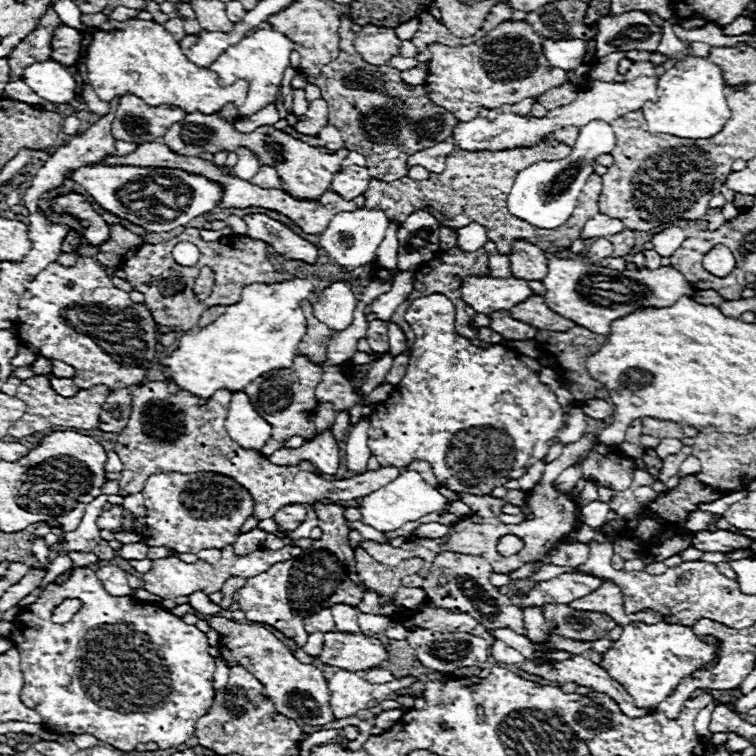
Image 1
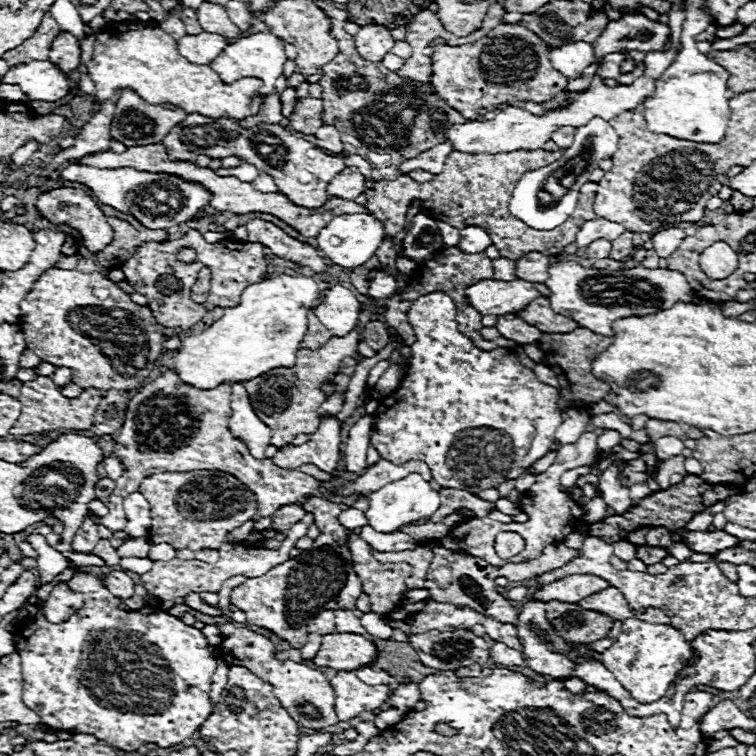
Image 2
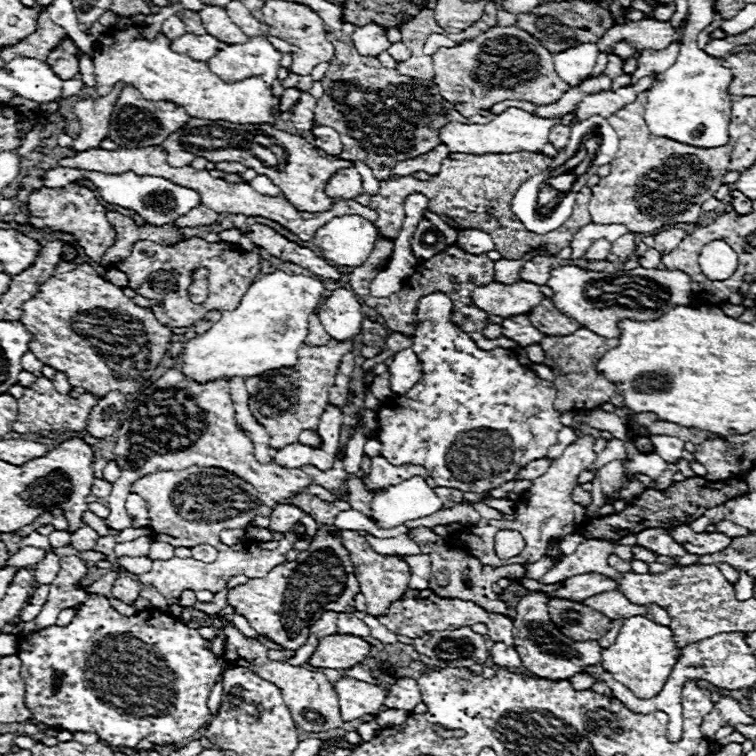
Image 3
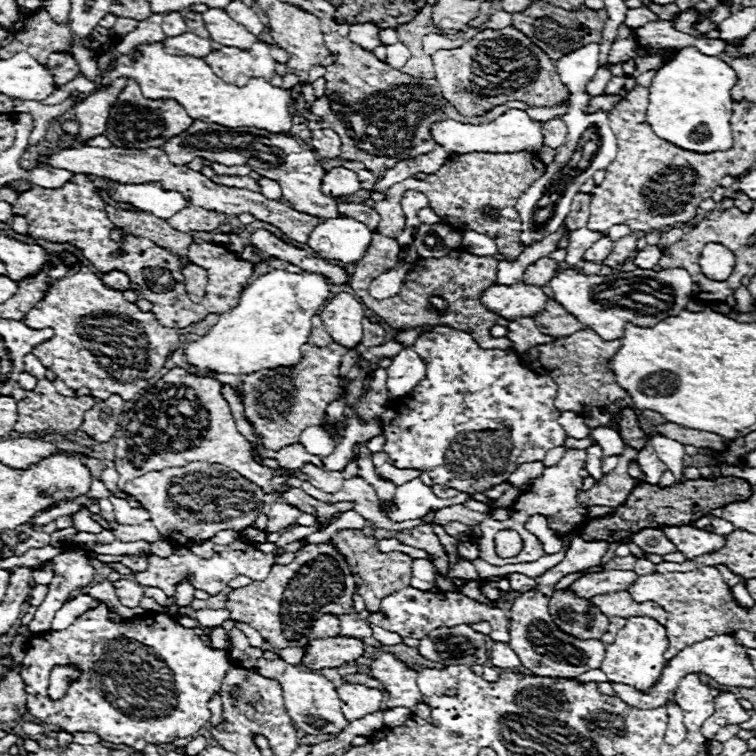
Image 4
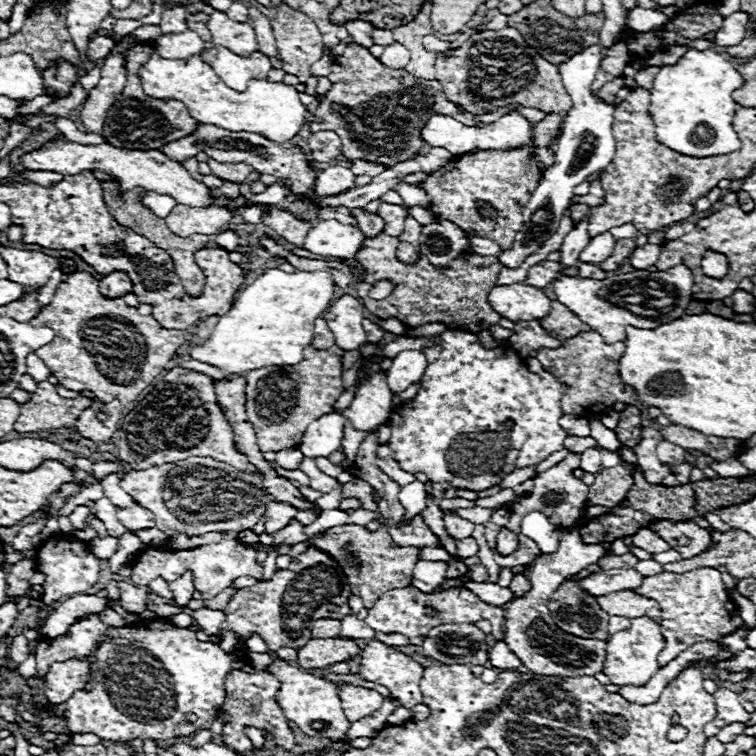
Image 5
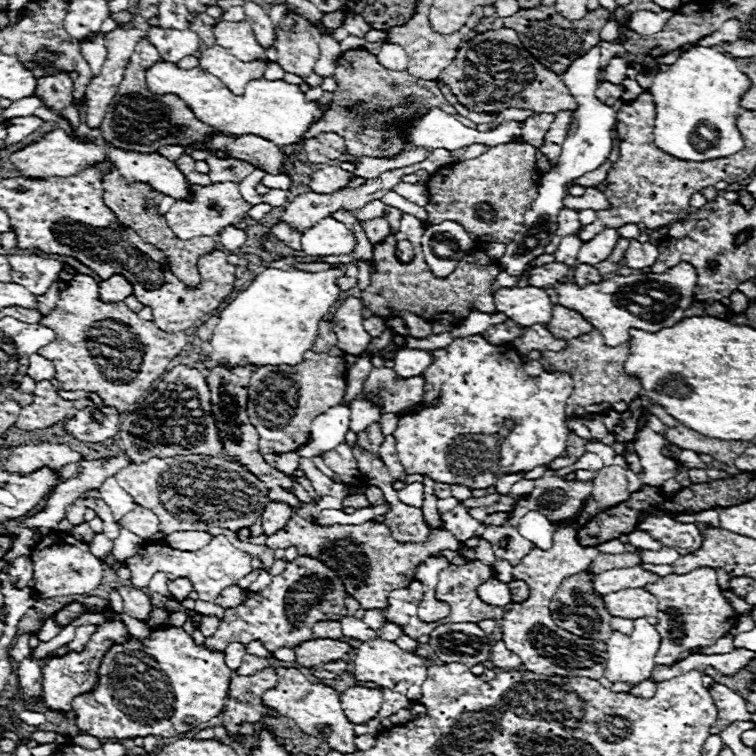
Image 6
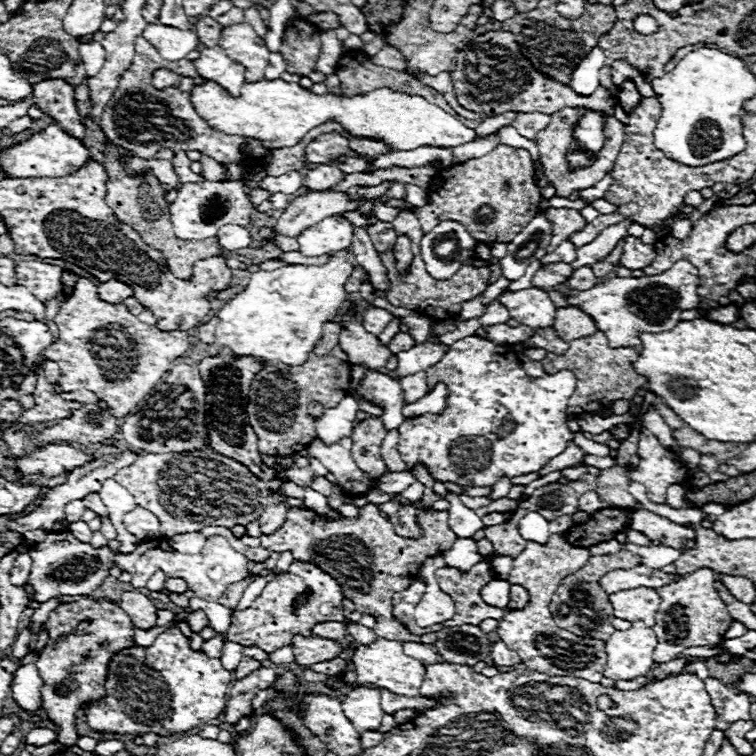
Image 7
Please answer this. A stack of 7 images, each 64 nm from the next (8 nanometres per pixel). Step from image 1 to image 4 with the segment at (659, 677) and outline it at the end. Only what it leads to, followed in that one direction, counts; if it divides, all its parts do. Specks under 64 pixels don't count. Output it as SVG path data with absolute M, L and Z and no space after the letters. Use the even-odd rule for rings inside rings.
M634 616L628 618L628 624L616 634L616 640L606 646L606 656L600 670L608 676L610 682L628 684L638 690L648 690L660 676L662 668L666 666L664 652L668 648L666 628L652 618Z

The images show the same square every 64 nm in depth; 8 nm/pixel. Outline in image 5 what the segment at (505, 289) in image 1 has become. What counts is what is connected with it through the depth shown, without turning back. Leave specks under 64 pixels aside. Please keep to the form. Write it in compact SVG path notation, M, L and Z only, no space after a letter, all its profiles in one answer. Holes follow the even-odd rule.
M512 284L512 286L494 286L488 294L492 308L512 320L540 320L550 312L550 298L534 286L528 284Z

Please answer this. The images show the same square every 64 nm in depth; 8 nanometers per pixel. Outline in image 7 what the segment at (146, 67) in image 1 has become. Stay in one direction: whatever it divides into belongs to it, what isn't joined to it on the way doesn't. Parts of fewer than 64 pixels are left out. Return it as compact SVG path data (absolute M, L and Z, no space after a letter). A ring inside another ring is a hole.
M156 70L152 84L160 90L166 86L176 86L190 92L196 112L202 114L208 126L232 136L258 138L268 142L270 148L294 146L308 130L328 120L342 124L350 136L382 140L386 146L390 146L390 150L412 150L418 146L460 146L476 140L476 132L472 128L466 128L460 120L426 102L422 96L394 92L390 88L378 88L370 94L356 94L348 98L340 94L314 94L296 82L262 80L244 84L240 96L234 98L216 82L204 80L202 86L192 86L188 78L180 78L168 70Z

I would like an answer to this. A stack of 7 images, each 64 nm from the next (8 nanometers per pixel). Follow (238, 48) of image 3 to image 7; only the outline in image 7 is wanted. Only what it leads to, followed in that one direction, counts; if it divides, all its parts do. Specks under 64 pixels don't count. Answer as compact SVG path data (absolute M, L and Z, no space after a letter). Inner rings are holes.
M220 46L204 48L200 58L194 60L194 66L204 80L218 82L232 96L240 94L240 86L244 84L244 66L230 60Z

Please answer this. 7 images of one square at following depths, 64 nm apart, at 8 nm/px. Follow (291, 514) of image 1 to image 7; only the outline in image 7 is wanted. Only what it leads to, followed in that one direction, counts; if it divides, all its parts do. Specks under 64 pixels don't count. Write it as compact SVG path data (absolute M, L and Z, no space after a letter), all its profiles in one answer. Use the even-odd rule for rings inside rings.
M284 504L266 506L266 510L258 518L262 534L272 534L274 530L278 530L278 526L282 526L282 522L286 520L286 512L288 512L288 508Z

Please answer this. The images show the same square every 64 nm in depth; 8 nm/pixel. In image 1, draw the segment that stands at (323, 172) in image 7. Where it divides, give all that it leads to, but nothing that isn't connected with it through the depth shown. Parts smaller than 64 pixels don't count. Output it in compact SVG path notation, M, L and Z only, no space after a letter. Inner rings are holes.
M350 166L350 168L344 168L342 172L334 174L330 190L334 190L336 194L342 194L342 198L346 198L346 200L354 200L356 196L366 192L368 182L370 182L368 168Z

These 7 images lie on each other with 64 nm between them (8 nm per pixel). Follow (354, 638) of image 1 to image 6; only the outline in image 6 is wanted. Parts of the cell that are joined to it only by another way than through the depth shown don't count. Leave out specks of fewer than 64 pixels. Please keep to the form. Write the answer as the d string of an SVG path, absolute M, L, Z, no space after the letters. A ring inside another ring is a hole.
M314 638L306 640L300 646L294 648L296 652L296 662L304 668L320 666L326 662L334 662L344 658L352 648L346 642L340 640L330 640L330 638Z

